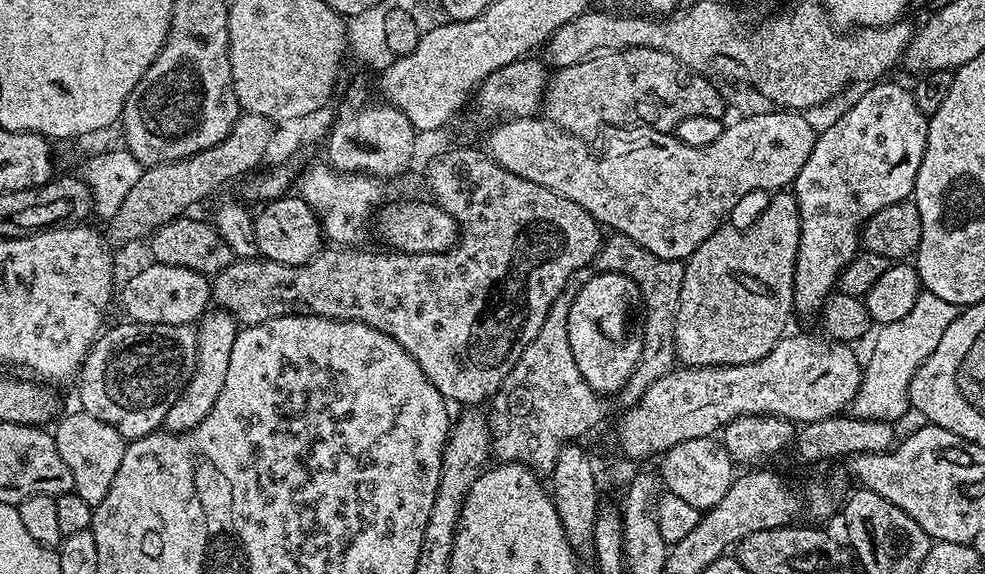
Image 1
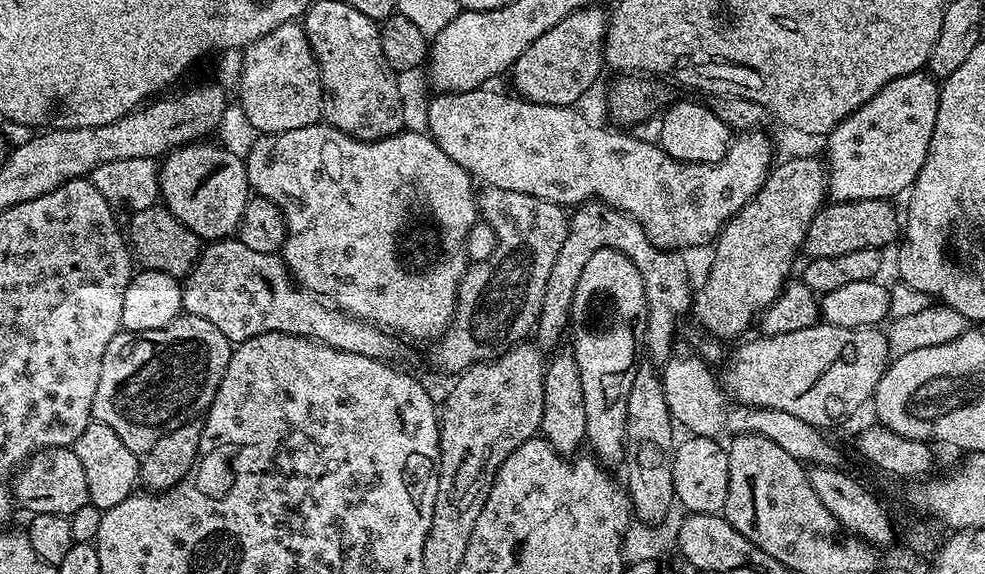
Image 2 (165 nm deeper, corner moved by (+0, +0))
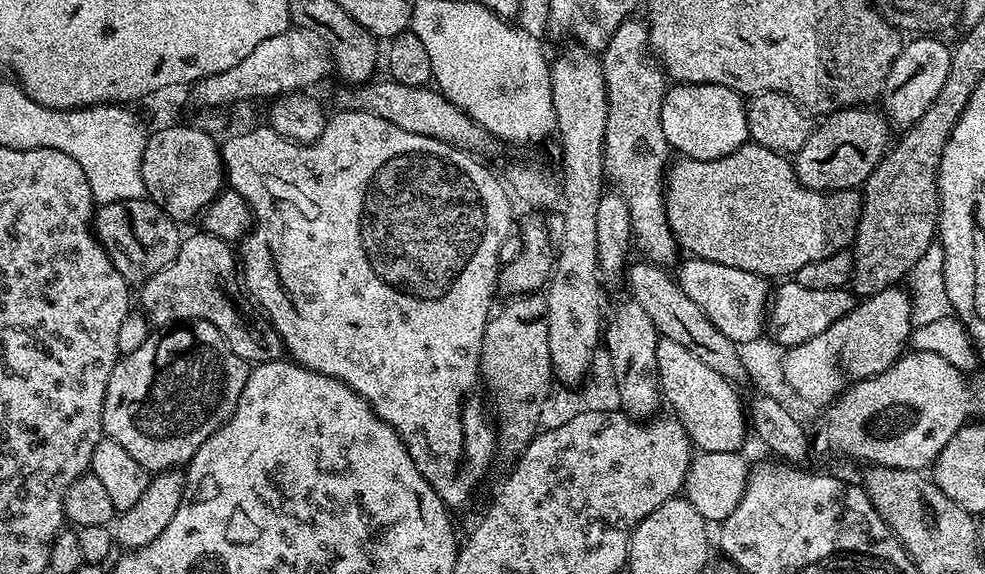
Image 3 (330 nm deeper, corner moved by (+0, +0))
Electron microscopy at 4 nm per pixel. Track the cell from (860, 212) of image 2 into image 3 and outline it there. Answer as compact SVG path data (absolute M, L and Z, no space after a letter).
M749 142L734 150L734 154L726 154L722 158L680 158L677 161L666 172L664 205L676 243L683 251L684 248L688 251L689 257L718 262L722 266L738 266L738 270L750 270L750 274L765 278L788 278L802 270L806 262L818 262L818 258L845 251L856 239L861 193L855 188L819 192L803 187L796 177L793 161L774 148Z

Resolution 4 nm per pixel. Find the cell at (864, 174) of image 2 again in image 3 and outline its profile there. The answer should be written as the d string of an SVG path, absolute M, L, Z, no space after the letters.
M924 34L919 38L903 45L894 62L890 66L890 74L884 83L882 101L884 108L882 112L893 125L901 124L901 129L907 130L930 110L930 102L938 98L938 90L942 90L946 83L946 74L950 74L950 58L952 57L952 48L944 45L940 38L933 38L931 35Z

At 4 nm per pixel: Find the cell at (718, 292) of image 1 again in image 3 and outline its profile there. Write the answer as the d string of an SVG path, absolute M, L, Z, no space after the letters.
M857 106L855 108L840 108L837 112L829 112L823 117L824 120L813 127L810 138L800 149L794 153L794 167L796 177L800 179L801 185L813 188L819 192L835 192L837 188L859 189L868 175L875 170L876 165L889 147L888 128L890 124L879 111L871 112L871 107Z

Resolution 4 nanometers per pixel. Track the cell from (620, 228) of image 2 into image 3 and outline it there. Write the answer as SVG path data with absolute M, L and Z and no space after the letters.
M629 18L614 30L610 42L602 50L604 77L606 78L606 134L604 135L604 175L607 183L624 197L632 219L632 235L637 245L644 247L643 255L651 263L672 266L677 263L678 245L666 218L664 186L669 167L670 149L666 134L662 134L662 102L666 91L666 73L654 59L648 47L648 26L643 19Z

